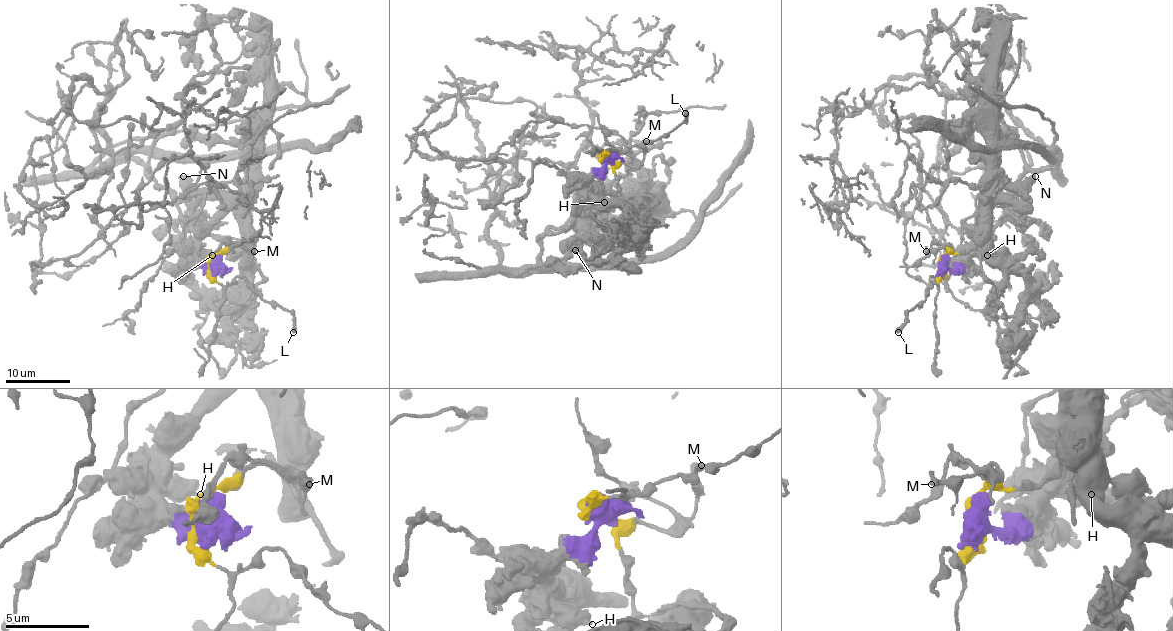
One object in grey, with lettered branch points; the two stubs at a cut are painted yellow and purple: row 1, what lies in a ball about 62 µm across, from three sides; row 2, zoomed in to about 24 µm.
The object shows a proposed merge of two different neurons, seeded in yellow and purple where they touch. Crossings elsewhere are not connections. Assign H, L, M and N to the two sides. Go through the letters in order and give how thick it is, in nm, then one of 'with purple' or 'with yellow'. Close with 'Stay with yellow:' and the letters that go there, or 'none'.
H: 440 nm thick; with purple
L: 480 nm thick; with yellow
M: 420 nm thick; with yellow
N: 650 nm thick; with purple
Stay with yellow: L, M

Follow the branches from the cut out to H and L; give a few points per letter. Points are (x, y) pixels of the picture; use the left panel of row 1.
H: (210, 261), (210, 269), (196, 255), (212, 255)
L: (209, 261), (209, 274), (223, 286), (243, 277), (267, 302), (288, 310), (293, 316), (293, 333)

